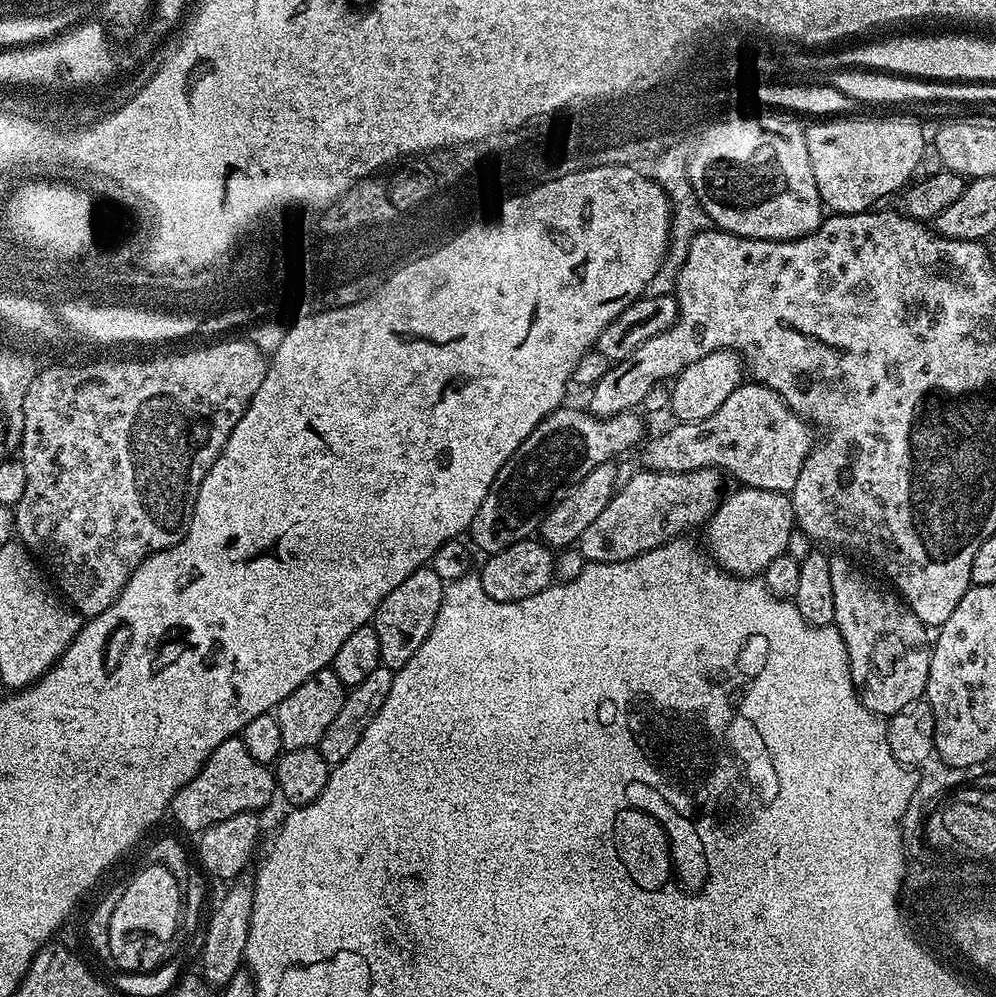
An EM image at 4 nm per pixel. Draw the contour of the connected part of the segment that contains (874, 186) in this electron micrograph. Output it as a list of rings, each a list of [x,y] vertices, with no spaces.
[[[868,116],[865,120],[850,119],[854,118],[824,118],[819,122],[812,122],[814,124],[810,126],[807,125],[804,133],[810,154],[810,166],[814,170],[814,182],[818,182],[818,194],[825,205],[836,214],[875,209],[879,200],[886,199],[891,192],[899,193],[917,175],[915,172],[918,172],[920,160],[924,157],[926,137],[918,121],[911,120],[908,116]]]

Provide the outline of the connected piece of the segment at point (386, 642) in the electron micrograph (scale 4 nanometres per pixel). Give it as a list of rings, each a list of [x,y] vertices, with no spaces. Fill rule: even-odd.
[[[431,566],[414,570],[402,586],[394,586],[386,598],[378,606],[375,616],[370,623],[378,634],[378,650],[380,662],[385,668],[393,670],[406,666],[410,658],[414,658],[414,650],[426,642],[426,634],[434,626],[434,618],[438,618],[438,610],[444,607],[445,581],[435,573]]]

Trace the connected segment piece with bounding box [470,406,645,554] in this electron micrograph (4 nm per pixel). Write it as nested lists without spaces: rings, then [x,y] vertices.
[[[568,407],[557,408],[533,426],[522,446],[518,446],[502,470],[498,470],[482,506],[478,506],[474,514],[470,529],[471,543],[484,554],[501,552],[506,546],[514,546],[514,542],[529,539],[539,529],[549,508],[557,504],[568,489],[586,478],[594,466],[615,461],[615,456],[645,439],[644,424],[635,411],[601,418],[583,407]]]

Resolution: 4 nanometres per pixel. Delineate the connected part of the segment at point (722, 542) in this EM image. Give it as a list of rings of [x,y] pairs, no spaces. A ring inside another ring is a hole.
[[[737,487],[737,492],[729,491],[721,499],[715,512],[708,517],[706,529],[708,528],[707,551],[713,560],[726,572],[734,576],[759,577],[774,562],[774,558],[785,555],[790,542],[790,534],[794,530],[794,517],[792,514],[791,499],[785,493],[771,492],[770,490],[758,490],[757,488]]]

